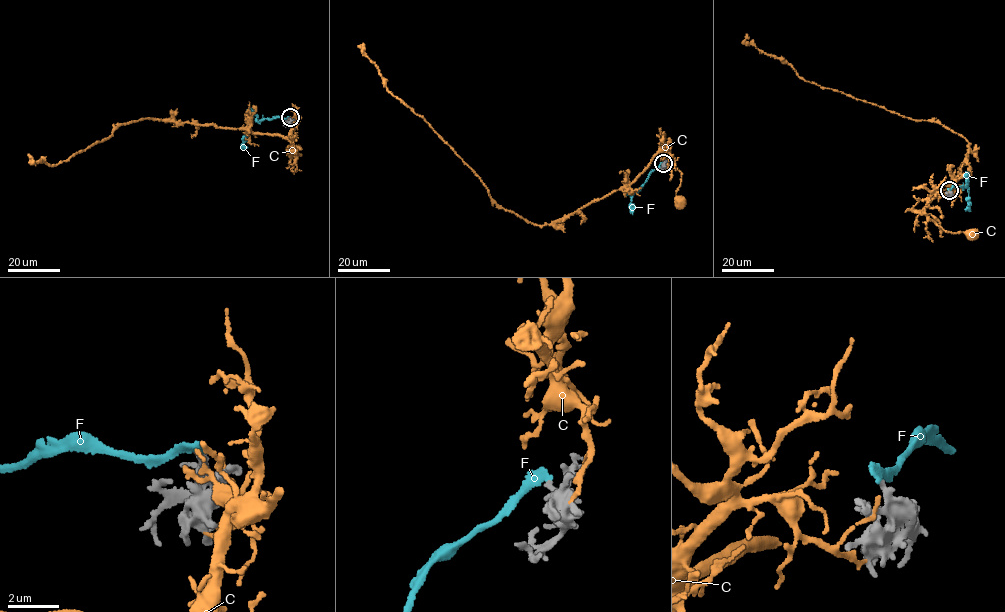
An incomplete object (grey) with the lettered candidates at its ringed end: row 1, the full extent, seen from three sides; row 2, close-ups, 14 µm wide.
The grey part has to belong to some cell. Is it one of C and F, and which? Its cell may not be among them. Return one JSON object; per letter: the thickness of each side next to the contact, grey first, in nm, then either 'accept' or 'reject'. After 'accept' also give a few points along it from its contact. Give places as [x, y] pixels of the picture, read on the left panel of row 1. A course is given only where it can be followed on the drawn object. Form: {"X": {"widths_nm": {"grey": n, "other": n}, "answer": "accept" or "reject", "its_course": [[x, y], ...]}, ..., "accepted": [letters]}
{"C": {"widths_nm": {"grey": 400, "other": 180}, "answer": "reject"}, "F": {"widths_nm": {"grey": 280, "other": 320}, "answer": "accept", "its_course": [[289, 117], [256, 121], [257, 116], [252, 115], [242, 148]]}, "accepted": ["F"]}

